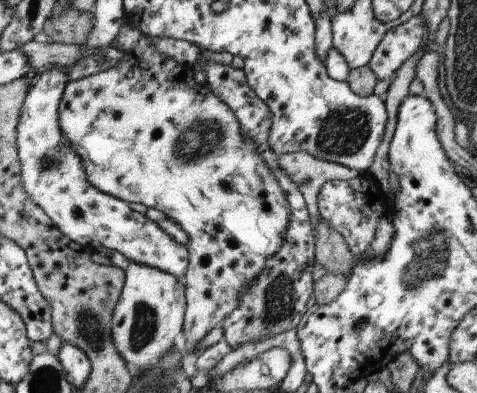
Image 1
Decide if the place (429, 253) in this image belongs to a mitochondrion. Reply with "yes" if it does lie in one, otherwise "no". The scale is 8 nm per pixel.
yes

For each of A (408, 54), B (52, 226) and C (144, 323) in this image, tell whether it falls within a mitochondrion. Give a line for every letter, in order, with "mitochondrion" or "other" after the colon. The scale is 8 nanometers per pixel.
A: other
B: other
C: mitochondrion

